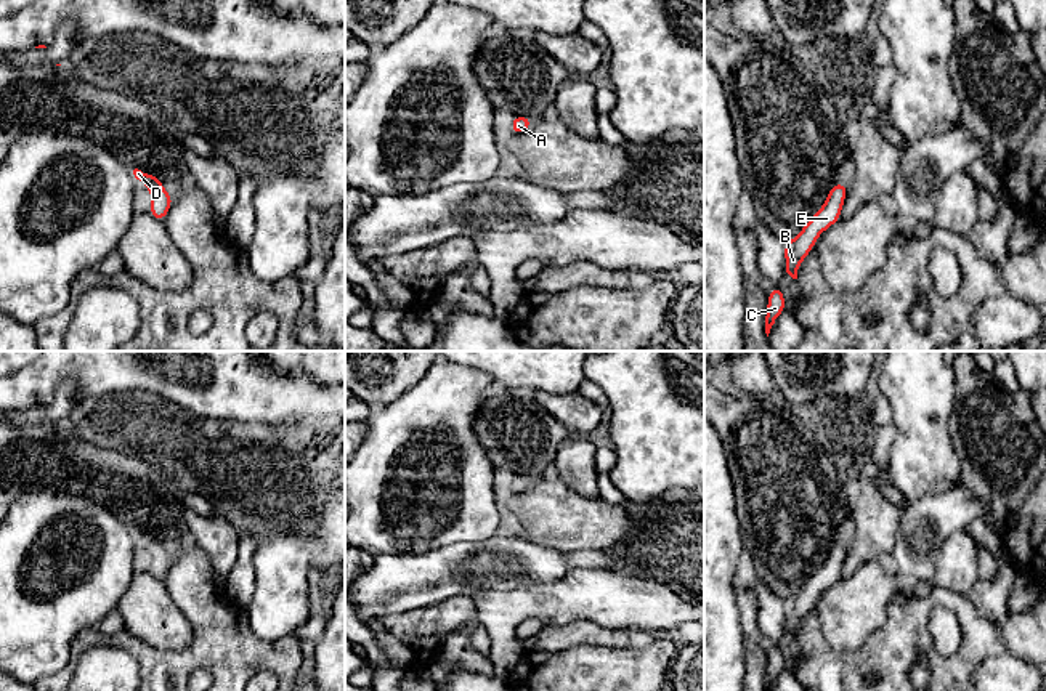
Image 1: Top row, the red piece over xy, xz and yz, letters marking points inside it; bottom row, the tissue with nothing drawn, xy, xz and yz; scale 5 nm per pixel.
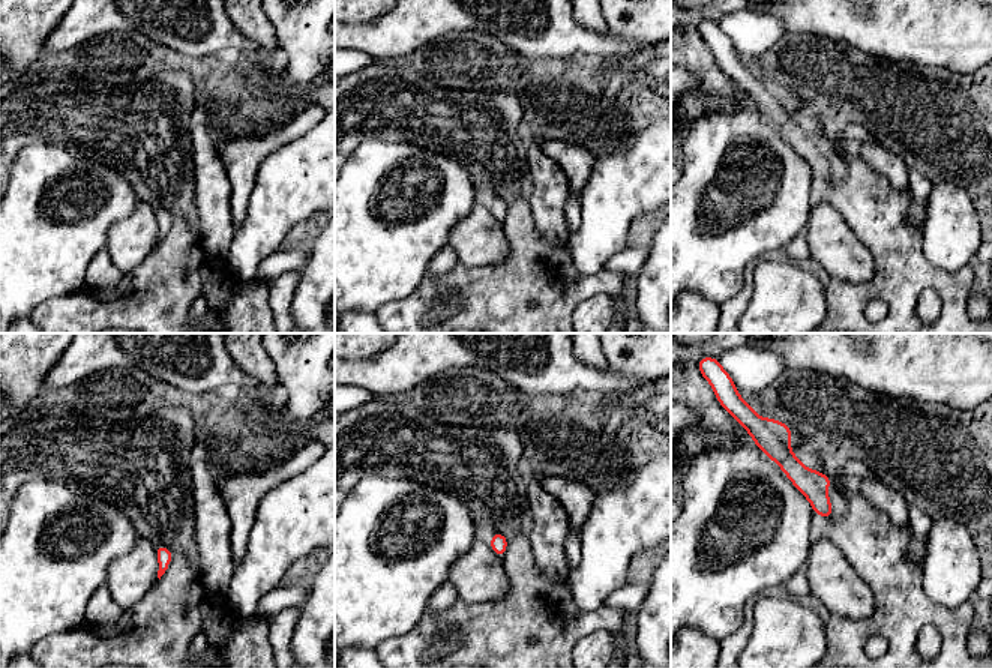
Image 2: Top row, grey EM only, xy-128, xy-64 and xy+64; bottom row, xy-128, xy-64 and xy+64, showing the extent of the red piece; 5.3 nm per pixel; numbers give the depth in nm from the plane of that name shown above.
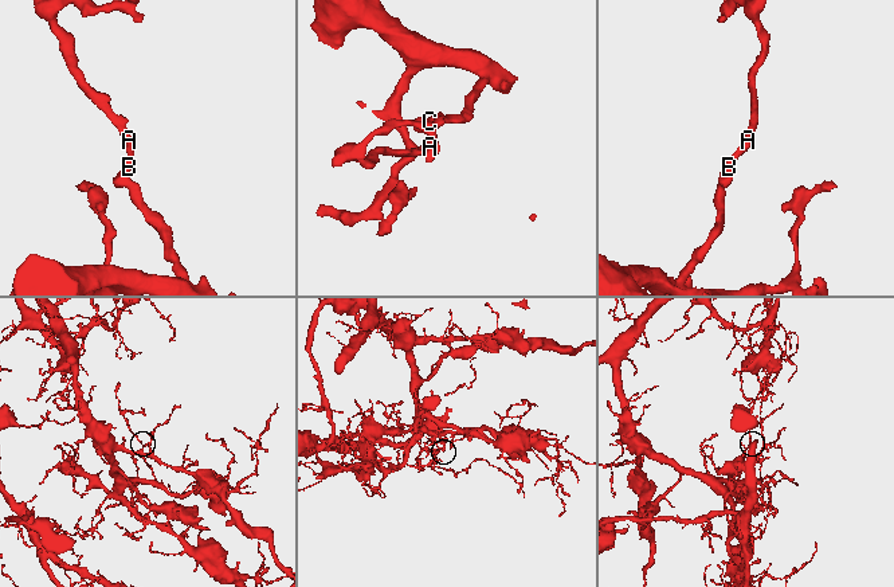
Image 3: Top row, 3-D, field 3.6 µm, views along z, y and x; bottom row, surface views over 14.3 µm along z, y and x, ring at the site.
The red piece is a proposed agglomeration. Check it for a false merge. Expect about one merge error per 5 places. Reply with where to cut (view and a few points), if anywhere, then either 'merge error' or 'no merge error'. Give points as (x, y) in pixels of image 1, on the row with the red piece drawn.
cut none; no merge error

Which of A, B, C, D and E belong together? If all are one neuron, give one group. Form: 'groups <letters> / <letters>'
groups A B C D E

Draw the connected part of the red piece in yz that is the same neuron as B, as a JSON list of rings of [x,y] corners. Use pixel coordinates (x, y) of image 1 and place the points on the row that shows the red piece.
[[[834,183],[828,192],[828,200],[825,205],[812,216],[812,220],[793,240],[784,242],[784,269],[793,279],[797,279],[799,265],[813,249],[817,237],[831,224],[839,221],[847,191],[849,188],[844,183]]]

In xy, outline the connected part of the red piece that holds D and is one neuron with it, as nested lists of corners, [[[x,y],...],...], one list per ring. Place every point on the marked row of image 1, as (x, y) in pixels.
[[[135,168],[133,175],[136,180],[143,181],[152,196],[152,205],[149,208],[149,215],[156,220],[165,220],[165,215],[173,202],[173,197],[164,189],[162,183],[156,175],[143,173],[141,170]]]

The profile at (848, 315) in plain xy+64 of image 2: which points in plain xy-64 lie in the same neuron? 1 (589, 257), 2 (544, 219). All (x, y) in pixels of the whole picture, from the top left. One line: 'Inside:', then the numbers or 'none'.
Inside: none

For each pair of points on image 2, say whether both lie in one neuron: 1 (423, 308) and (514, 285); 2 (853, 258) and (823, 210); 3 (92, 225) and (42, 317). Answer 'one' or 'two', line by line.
1: one
2: one
3: two

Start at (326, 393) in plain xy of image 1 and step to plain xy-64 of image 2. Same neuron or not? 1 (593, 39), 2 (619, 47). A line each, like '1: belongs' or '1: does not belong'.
1: belongs
2: belongs

